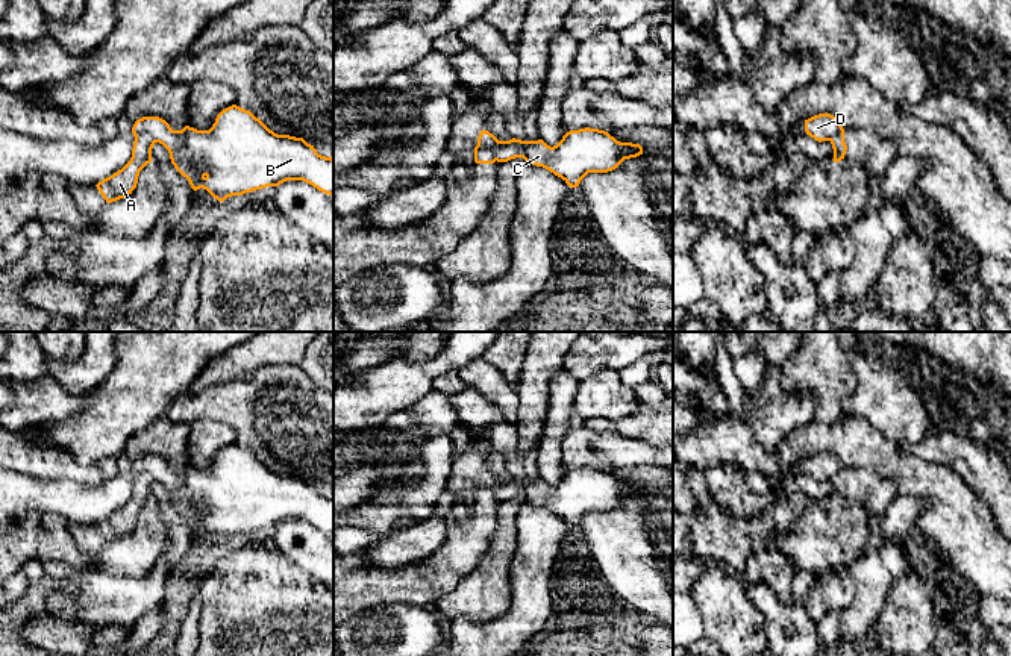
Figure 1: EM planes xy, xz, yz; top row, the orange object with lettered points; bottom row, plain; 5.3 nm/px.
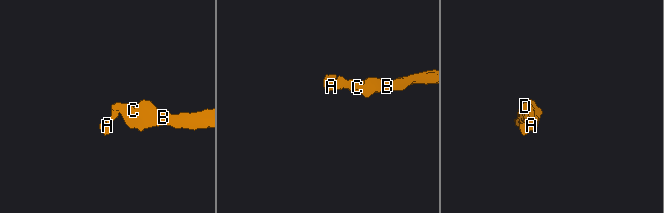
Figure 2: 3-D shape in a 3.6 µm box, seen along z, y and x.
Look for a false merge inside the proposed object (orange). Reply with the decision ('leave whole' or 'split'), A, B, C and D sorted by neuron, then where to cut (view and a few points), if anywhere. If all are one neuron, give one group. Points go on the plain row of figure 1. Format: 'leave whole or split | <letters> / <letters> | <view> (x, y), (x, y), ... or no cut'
split | A / B C D | xy (134, 473), (149, 473), (156, 481)

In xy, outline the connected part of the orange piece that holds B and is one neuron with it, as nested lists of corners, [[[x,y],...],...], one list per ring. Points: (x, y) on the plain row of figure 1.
[[[236,444],[223,448],[209,470],[173,470],[159,456],[142,456],[132,473],[149,473],[162,483],[191,527],[203,527],[218,541],[286,520],[303,520],[333,535],[330,495],[318,494],[303,477],[274,473]]]

